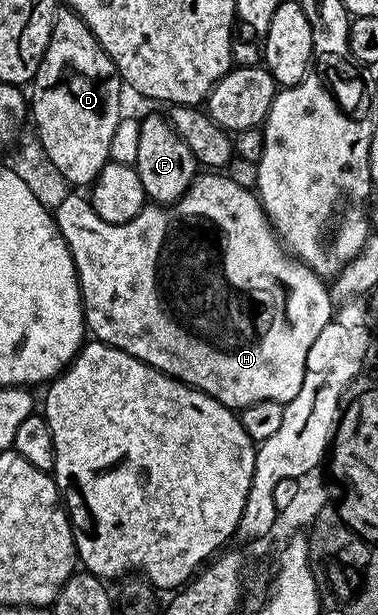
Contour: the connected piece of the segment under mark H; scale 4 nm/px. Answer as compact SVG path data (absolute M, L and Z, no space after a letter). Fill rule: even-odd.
M200 173L192 180L192 184L188 187L188 192L176 200L175 203L167 205L146 205L138 213L138 217L134 217L125 223L111 223L110 221L102 221L102 217L98 217L98 213L94 213L91 202L87 198L84 199L83 194L72 193L76 195L68 195L61 201L57 207L54 207L54 218L58 229L62 233L62 237L66 241L66 245L70 249L70 253L74 257L74 265L76 266L76 276L80 282L80 300L84 306L84 322L87 330L92 331L97 340L101 343L109 343L112 347L122 349L126 353L130 353L134 357L138 357L144 363L148 363L151 367L156 367L159 371L165 371L167 375L171 375L173 379L180 380L181 383L187 383L190 387L196 387L199 391L205 391L211 399L216 399L224 407L231 407L233 409L243 409L249 407L254 401L278 401L286 404L294 397L298 397L298 389L302 389L302 381L306 373L306 357L310 353L310 345L314 345L314 337L318 337L318 333L322 333L322 329L326 329L326 325L332 319L334 314L334 302L328 296L328 287L321 276L312 272L306 264L300 262L299 259L293 257L286 250L283 243L280 241L280 236L272 229L272 222L268 220L267 213L264 212L264 206L261 205L255 190L243 187L240 183L235 183L232 179L227 179L224 173Z

